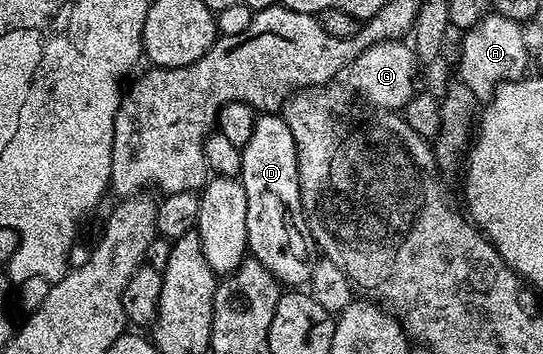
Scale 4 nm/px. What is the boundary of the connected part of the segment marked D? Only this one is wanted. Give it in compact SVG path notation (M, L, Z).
M262 112L254 119L254 131L242 151L240 181L248 196L248 240L253 261L264 264L283 287L298 288L309 283L311 243L301 225L294 223L290 209L299 205L296 141L285 119L274 112Z

